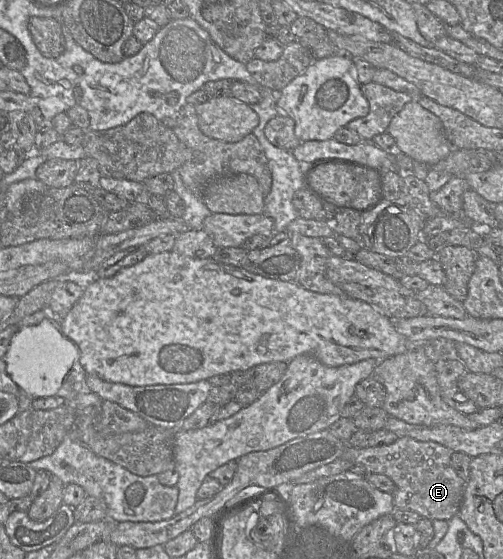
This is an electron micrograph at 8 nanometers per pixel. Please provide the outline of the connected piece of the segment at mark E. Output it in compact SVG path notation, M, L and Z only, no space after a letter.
M400 437L390 445L367 448L346 447L341 459L362 465L372 473L388 476L395 484L395 509L409 510L429 520L449 521L457 515L463 502L465 483L452 467L453 451L432 441L422 442Z

